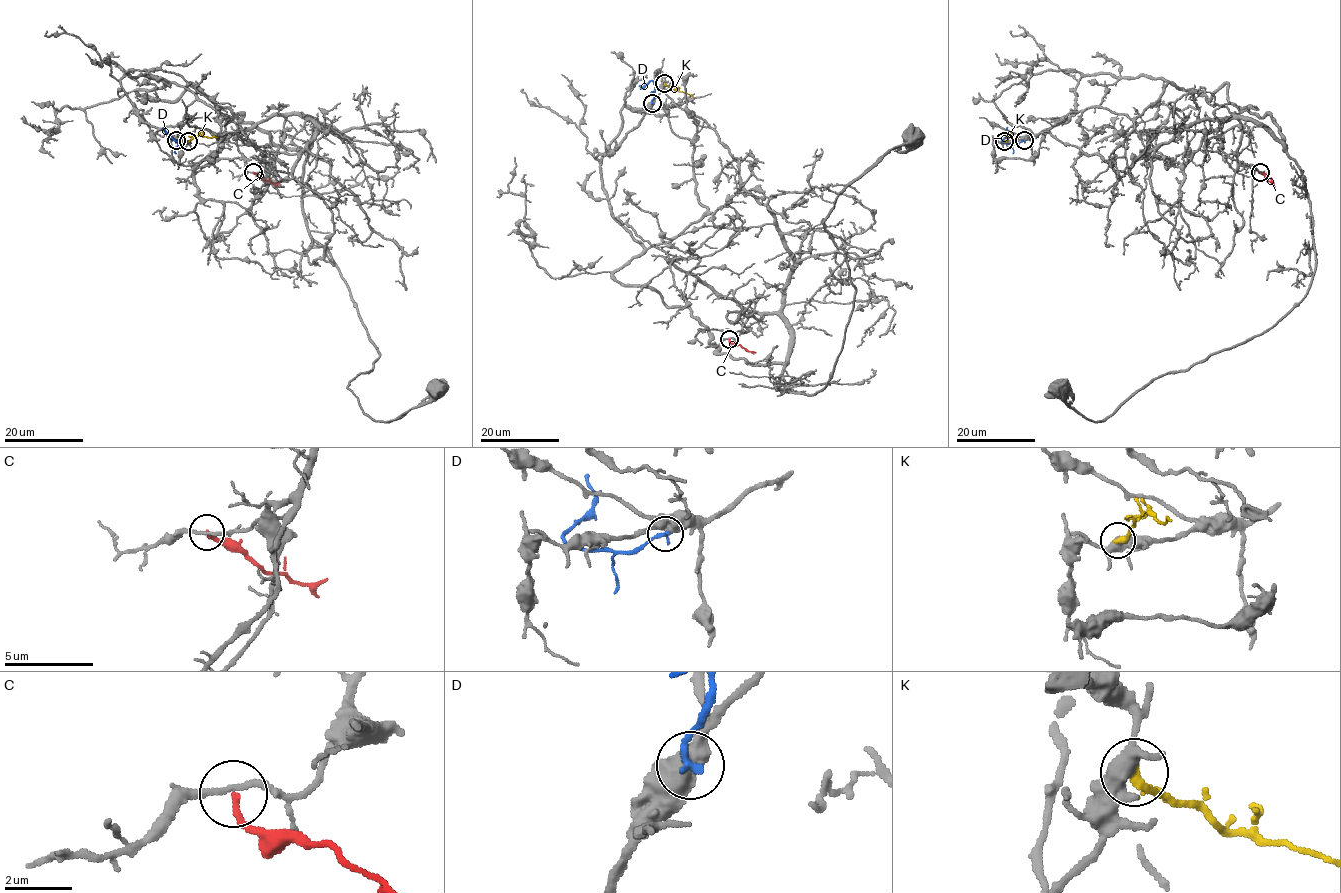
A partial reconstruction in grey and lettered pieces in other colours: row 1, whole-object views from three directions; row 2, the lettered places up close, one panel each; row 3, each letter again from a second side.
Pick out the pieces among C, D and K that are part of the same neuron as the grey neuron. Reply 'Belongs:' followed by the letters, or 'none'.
Belongs: none

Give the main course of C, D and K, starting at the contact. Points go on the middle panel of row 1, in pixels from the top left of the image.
C: (729, 339), (731, 342), (755, 352)
D: (652, 103), (655, 84), (649, 80), (643, 87), (640, 85)
K: (664, 83), (694, 97)

